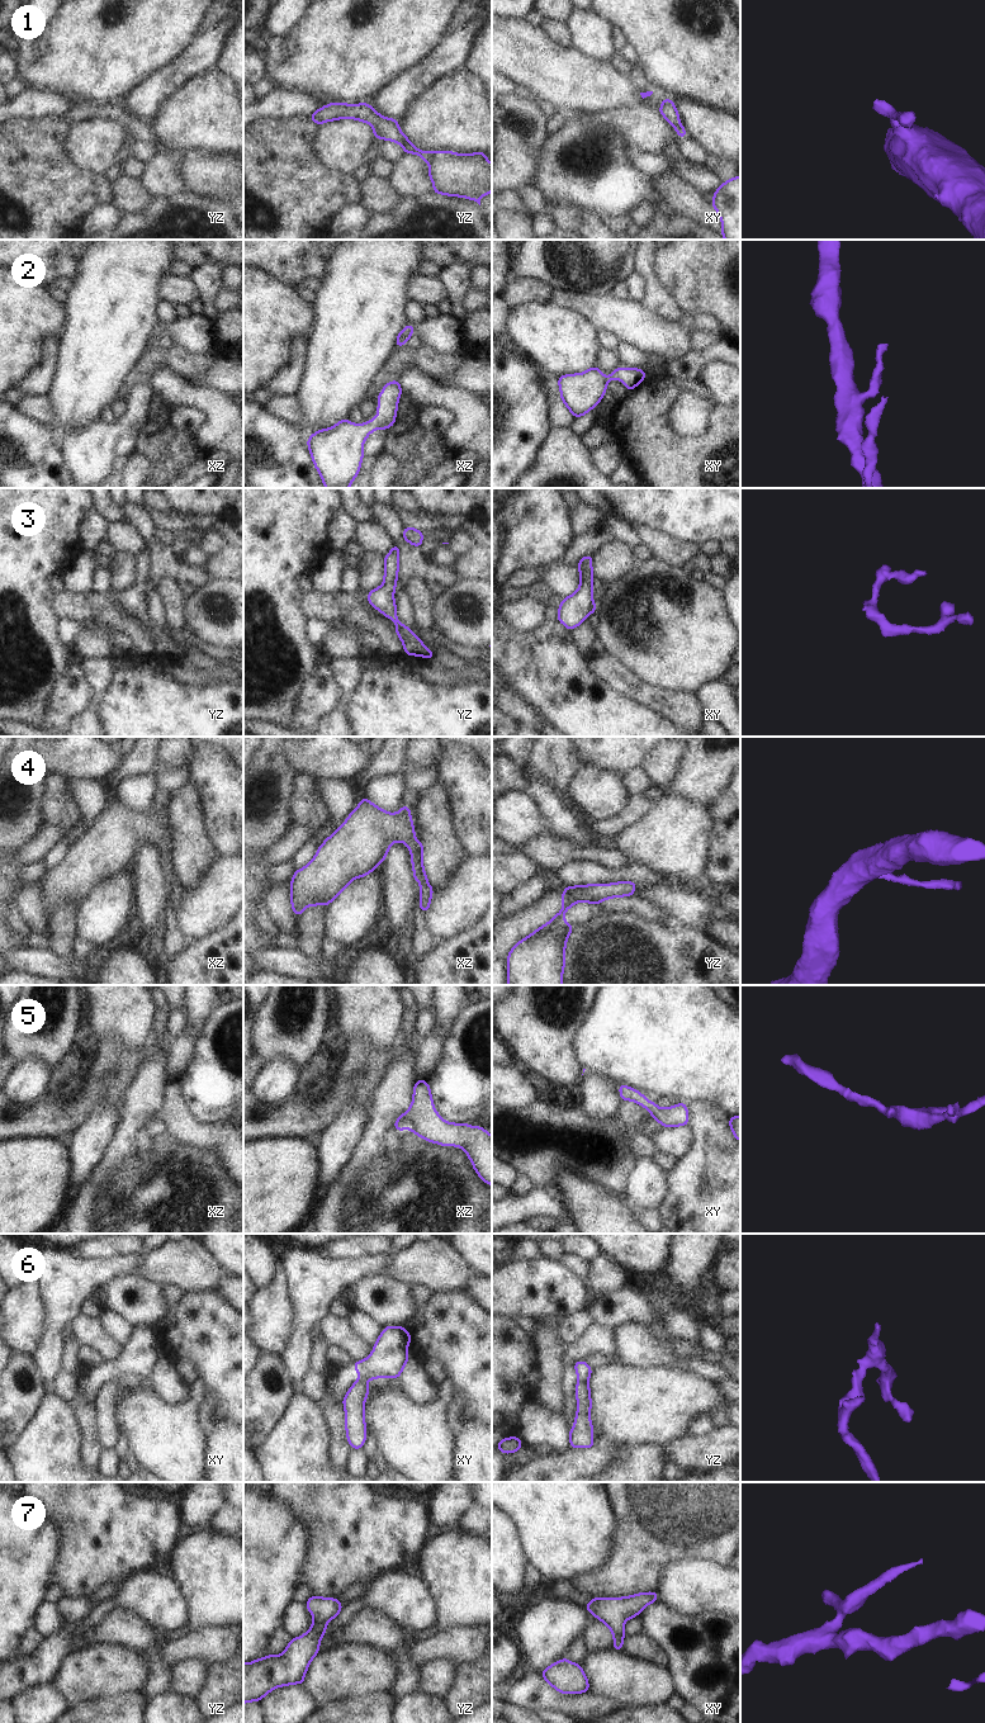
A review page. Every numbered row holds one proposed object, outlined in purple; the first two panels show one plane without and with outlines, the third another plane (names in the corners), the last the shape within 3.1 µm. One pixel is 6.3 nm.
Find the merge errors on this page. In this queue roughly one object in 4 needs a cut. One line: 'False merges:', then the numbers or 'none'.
False merges: 6.

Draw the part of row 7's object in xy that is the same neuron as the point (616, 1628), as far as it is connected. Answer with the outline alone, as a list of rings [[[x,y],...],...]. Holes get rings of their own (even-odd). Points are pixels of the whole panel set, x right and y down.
[[[657,1591],[640,1592],[628,1597],[595,1597],[586,1609],[606,1623],[614,1634],[614,1648],[622,1651],[624,1623],[640,1614],[641,1609],[650,1603],[658,1601]]]

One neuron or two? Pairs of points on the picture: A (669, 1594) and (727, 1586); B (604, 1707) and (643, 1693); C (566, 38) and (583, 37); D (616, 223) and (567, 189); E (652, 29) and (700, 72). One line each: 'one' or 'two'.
A: one
B: two
C: two
D: two
E: one

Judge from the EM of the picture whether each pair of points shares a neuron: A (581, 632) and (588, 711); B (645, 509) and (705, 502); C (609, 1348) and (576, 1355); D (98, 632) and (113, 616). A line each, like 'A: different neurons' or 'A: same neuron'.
A: different neurons
B: same neuron
C: same neuron
D: different neurons

